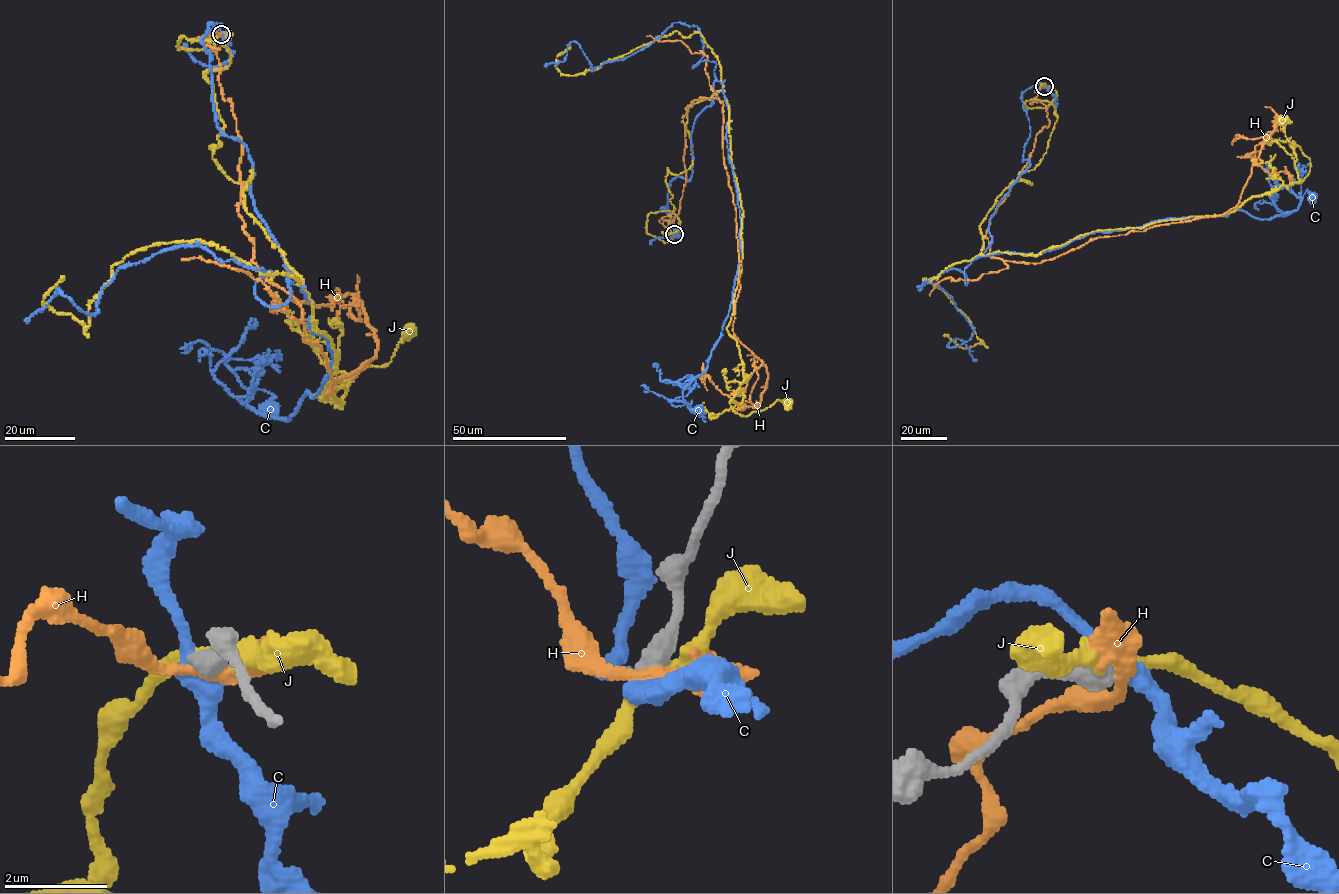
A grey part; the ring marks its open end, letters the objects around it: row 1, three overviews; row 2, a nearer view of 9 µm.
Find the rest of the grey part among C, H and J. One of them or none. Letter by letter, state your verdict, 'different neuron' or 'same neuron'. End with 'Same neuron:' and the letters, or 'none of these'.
C: different neuron
H: different neuron
J: different neuron
Same neuron: none of these

